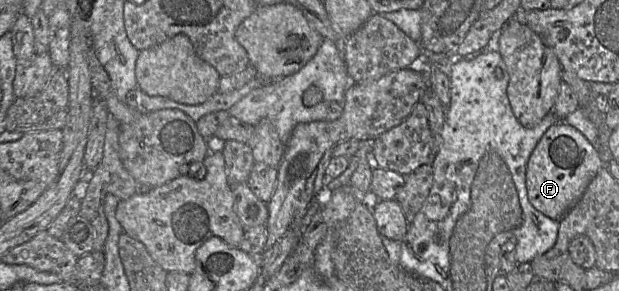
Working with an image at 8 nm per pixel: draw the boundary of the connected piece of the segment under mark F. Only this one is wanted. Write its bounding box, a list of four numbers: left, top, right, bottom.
[526,122,603,220]

